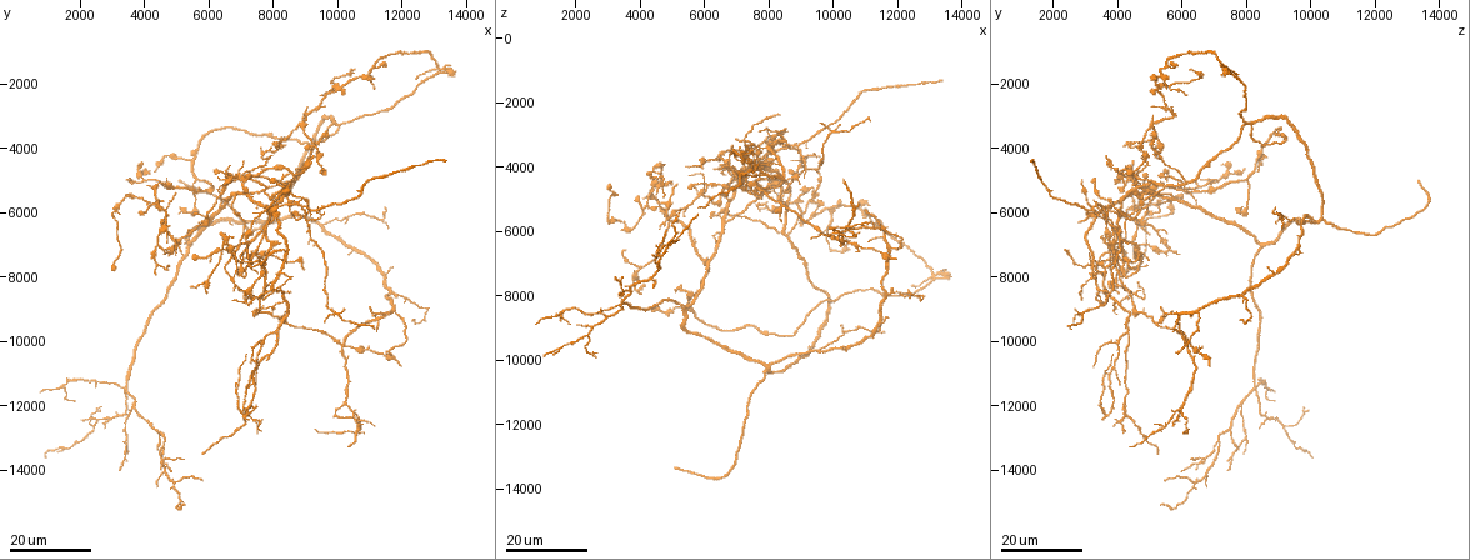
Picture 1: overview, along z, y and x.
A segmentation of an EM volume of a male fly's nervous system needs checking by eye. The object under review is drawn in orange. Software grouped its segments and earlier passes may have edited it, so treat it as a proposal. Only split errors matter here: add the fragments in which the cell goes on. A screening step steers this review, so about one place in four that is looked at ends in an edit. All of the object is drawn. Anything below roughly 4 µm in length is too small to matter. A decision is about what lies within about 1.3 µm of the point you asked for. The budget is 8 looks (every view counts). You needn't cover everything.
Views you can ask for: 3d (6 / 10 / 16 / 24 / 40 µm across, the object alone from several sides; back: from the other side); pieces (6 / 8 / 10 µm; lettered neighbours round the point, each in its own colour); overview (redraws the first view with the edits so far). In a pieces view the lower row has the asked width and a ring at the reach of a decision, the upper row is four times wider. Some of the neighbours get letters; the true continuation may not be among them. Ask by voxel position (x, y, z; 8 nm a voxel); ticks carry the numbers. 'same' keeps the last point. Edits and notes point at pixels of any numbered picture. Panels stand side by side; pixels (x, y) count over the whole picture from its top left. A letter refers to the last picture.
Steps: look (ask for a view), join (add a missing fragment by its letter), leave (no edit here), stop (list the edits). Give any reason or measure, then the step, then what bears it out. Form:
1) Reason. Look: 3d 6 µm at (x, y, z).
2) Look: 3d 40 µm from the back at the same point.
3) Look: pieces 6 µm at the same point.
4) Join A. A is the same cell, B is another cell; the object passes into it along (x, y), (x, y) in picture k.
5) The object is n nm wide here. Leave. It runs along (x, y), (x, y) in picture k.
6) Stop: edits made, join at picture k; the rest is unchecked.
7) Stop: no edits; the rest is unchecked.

An open end. Look: 3d 24 µm at (5100, 5000, 13300).

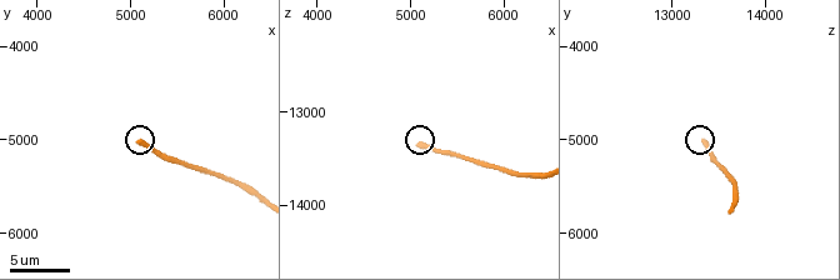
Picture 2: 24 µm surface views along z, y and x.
Closer look. Look: 3d 10 µm at (5100, 5050, 13350).

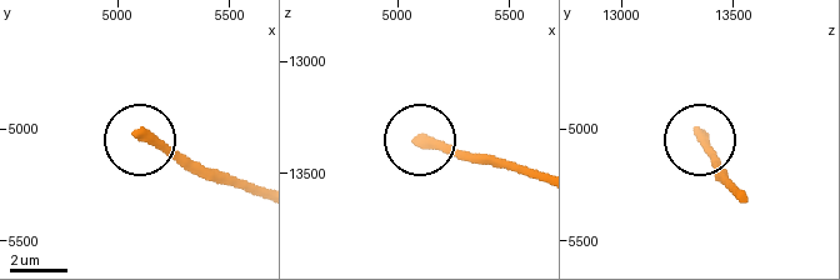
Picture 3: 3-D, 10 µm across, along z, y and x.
Look: pieces 10 µm at (5110, 5010, 13350).

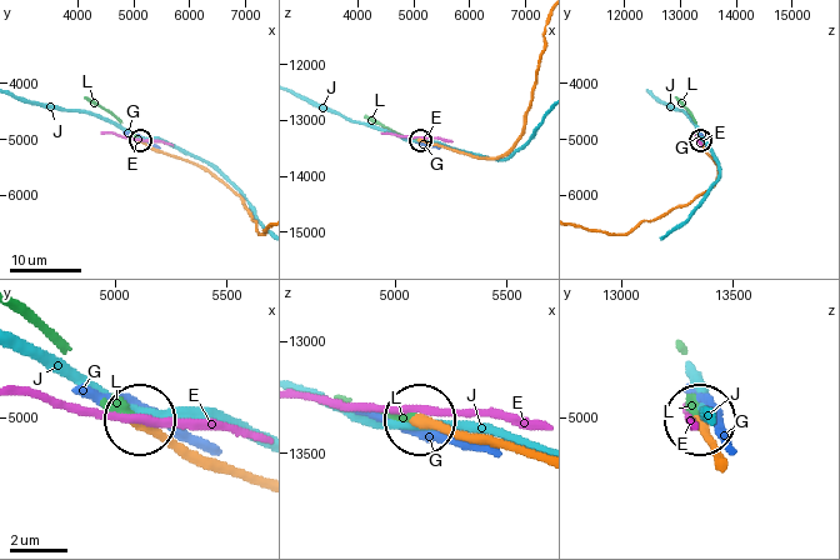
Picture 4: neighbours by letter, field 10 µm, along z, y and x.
Join L. L is the same cell, E, G and J are other cells; it goes on there.

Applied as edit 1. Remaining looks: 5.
Tapers out. Look: 3d 16 µm at (6300, 4900, 4100).

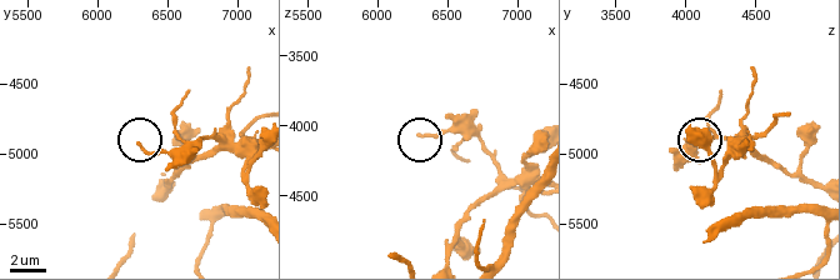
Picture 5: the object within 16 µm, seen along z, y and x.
Look: pieces 8 µm at (6280, 4920, 4080).

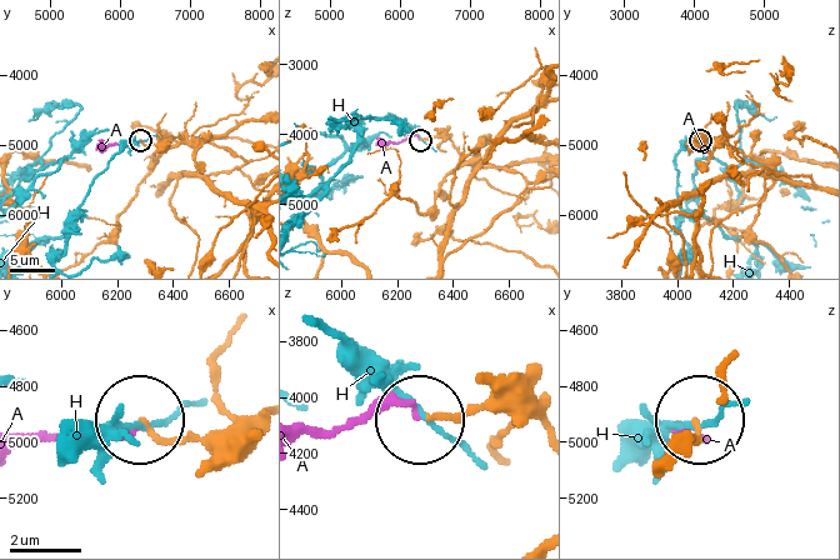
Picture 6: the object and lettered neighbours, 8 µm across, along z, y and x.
Leave. A and H are other cells; it runs along (259, 120), (240, 121), (191, 143), (140, 141) in picture 6; none of them fits.

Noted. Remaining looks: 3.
An open end. Look: 3d 16 µm at (4700, 7200, 4200).

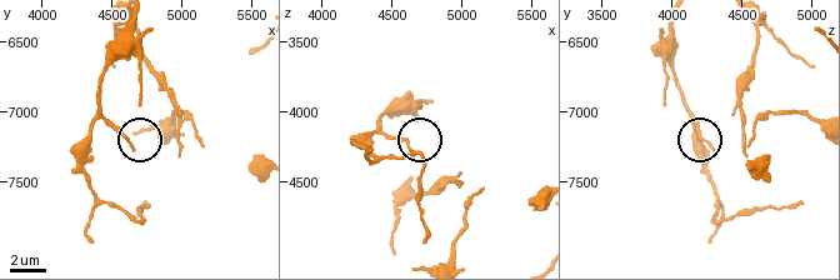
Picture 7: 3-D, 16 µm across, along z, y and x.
Look: pieces 10 µm at (4640, 7260, 4280).

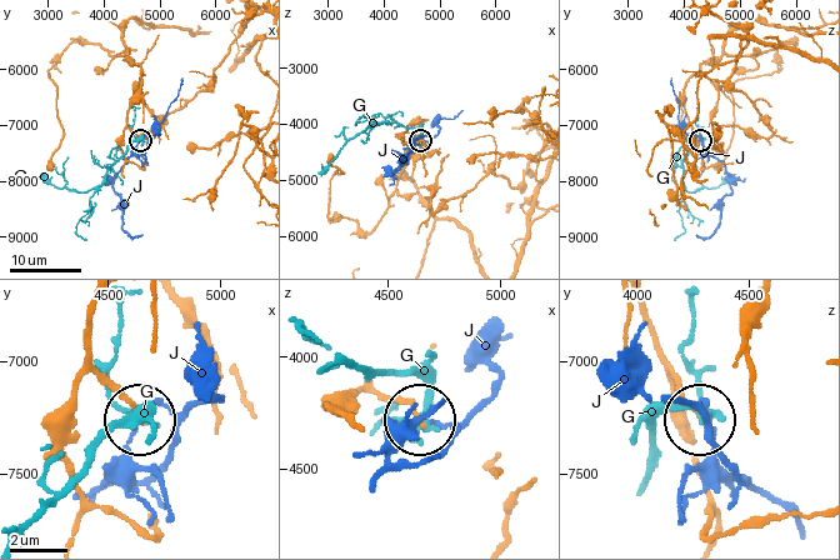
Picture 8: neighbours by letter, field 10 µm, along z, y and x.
Leave. G and J are other cells; it runs along (644, 300), (658, 358), (699, 419) in picture 8; no lettered fragment goes on from it.

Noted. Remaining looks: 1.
Stop: edits made, join at picture 4; the rest is unchecked.

